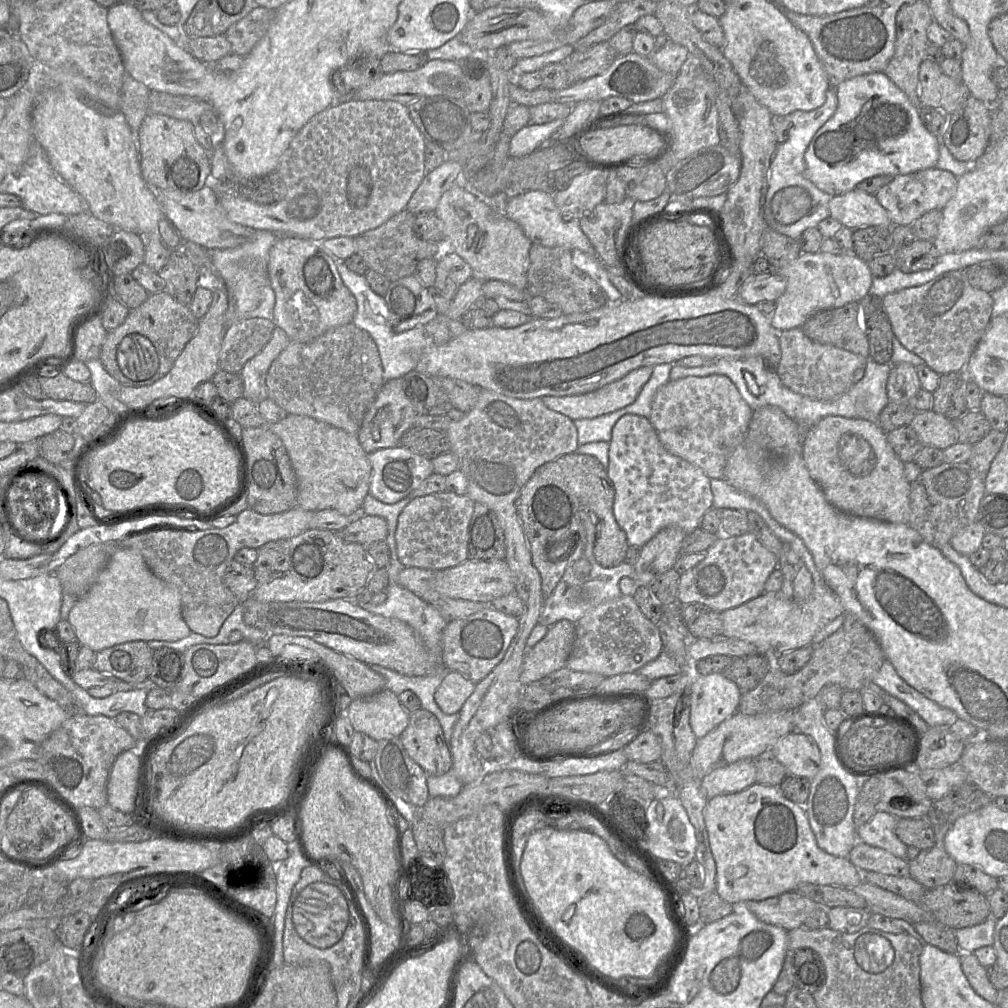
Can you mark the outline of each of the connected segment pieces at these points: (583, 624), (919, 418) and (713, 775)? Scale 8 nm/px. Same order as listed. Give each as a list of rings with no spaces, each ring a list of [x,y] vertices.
[[[632,595],[602,603],[588,610],[575,623],[575,641],[566,667],[573,671],[611,677],[637,672],[664,651],[657,624],[647,619]]]
[[[933,410],[917,412],[909,424],[924,446],[945,450],[959,442],[954,421]]]
[[[744,759],[712,770],[702,779],[702,787],[709,800],[745,790],[756,783],[755,776],[756,760]]]

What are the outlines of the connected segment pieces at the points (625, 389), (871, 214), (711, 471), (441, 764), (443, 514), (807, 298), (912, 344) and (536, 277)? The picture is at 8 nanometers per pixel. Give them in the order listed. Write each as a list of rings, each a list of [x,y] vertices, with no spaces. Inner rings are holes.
[[[651,366],[640,367],[595,391],[572,396],[545,396],[541,400],[547,408],[572,421],[596,418],[632,404],[652,371]]]
[[[858,189],[832,196],[829,216],[852,230],[868,226],[892,227],[887,210],[875,195]]]
[[[690,376],[670,380],[658,389],[648,419],[670,454],[701,468],[710,479],[721,479],[729,452],[746,436],[752,412],[728,377]]]
[[[412,712],[400,740],[409,756],[428,776],[440,776],[452,769],[452,756],[439,720],[431,712]]]
[[[447,491],[410,501],[399,515],[395,532],[398,558],[404,567],[439,571],[465,562],[468,559],[468,527],[474,505],[468,495]]]
[[[802,253],[777,272],[787,280],[785,292],[775,301],[771,325],[778,331],[800,328],[814,314],[849,303],[859,303],[869,294],[873,274],[867,264],[854,253],[833,255]]]
[[[961,270],[949,271],[917,287],[887,294],[883,305],[892,331],[901,344],[943,375],[959,373],[984,335],[991,319],[991,294],[970,285]]]
[[[533,243],[529,251],[526,291],[529,296],[539,296],[557,304],[563,314],[583,313],[609,303],[606,293],[572,261],[571,250],[563,247],[546,247]]]

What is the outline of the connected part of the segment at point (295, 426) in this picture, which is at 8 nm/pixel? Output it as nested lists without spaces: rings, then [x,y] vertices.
[[[287,414],[282,420],[268,425],[282,440],[290,458],[297,478],[299,507],[310,511],[334,509],[347,516],[361,512],[364,499],[369,493],[371,464],[369,454],[361,446],[358,435],[349,434],[325,422],[298,414]]]

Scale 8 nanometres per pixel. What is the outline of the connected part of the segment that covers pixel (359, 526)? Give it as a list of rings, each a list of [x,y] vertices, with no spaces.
[[[364,515],[340,531],[340,536],[360,545],[371,545],[385,541],[388,533],[387,522],[379,516]]]

